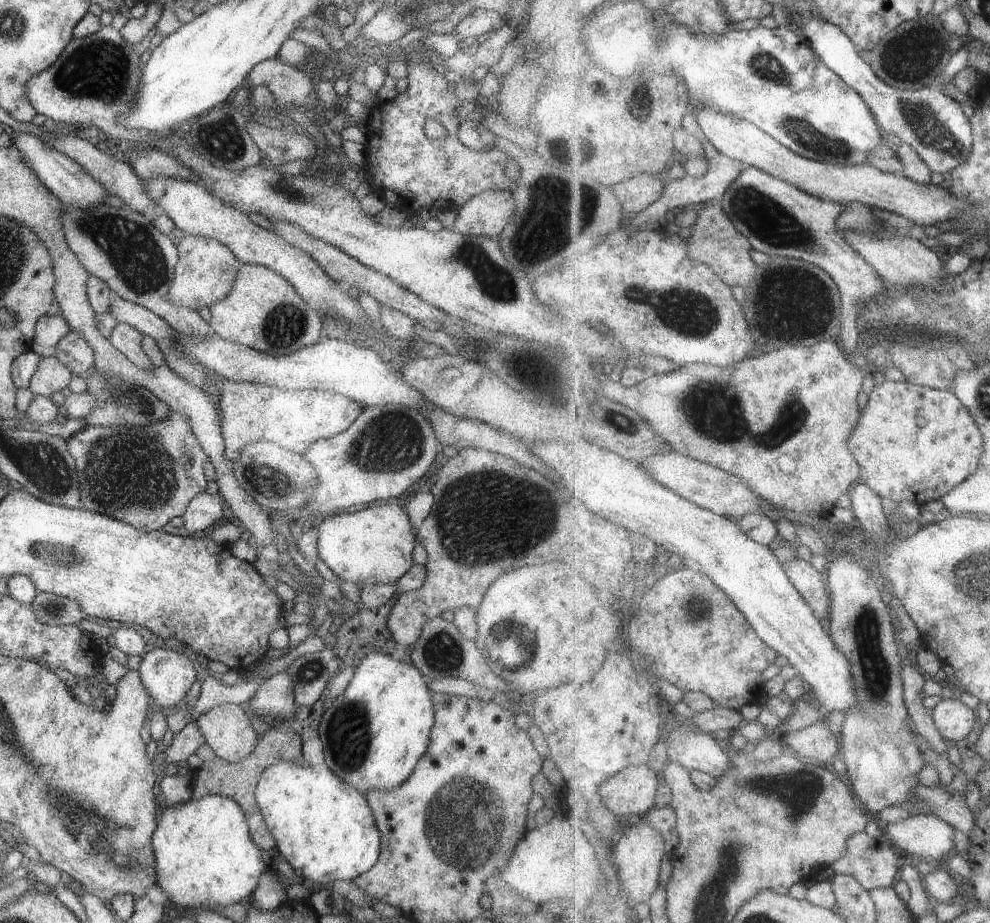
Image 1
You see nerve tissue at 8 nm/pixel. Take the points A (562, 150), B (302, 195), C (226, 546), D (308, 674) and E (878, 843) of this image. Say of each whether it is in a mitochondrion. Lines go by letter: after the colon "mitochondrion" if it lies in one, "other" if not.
A: mitochondrion
B: mitochondrion
C: other
D: mitochondrion
E: other

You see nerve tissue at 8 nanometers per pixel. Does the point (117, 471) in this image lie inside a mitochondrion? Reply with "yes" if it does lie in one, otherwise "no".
yes

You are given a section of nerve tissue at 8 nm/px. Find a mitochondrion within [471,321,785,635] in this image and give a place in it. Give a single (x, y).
(535, 371)

